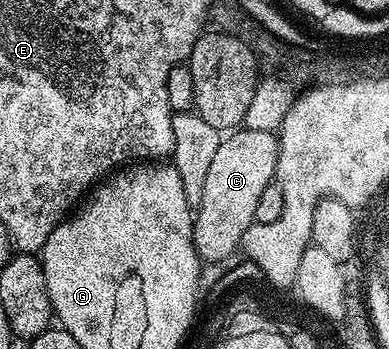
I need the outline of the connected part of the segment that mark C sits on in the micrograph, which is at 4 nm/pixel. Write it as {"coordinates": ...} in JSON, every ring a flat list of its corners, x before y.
{"coordinates":[[236,129,226,137,220,138,217,154,209,164,209,174,205,176,205,190,201,192,201,201,193,215,195,224,195,252,200,260,215,263,218,259,227,259,234,251,240,250,243,234,255,222,257,200,267,187,272,186,279,156,279,140,270,131,249,131]]}

